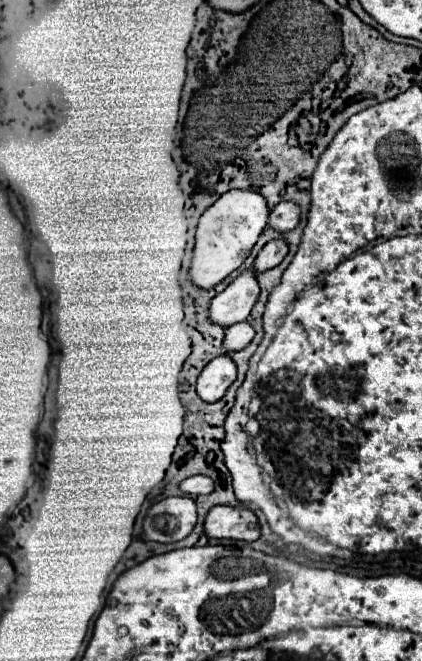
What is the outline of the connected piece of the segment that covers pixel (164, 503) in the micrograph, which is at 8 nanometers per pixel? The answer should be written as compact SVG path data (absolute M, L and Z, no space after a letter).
M172 496L152 504L144 516L144 534L154 542L178 542L196 524L196 502L188 496Z

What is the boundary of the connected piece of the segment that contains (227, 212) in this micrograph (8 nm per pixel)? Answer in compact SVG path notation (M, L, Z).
M230 190L222 194L202 216L196 230L196 246L190 266L190 282L202 290L220 284L250 254L258 236L268 224L266 200L252 190Z

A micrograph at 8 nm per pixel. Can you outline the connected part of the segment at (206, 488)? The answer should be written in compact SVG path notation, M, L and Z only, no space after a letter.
M190 476L180 484L180 490L188 496L210 494L214 490L214 482L208 476Z

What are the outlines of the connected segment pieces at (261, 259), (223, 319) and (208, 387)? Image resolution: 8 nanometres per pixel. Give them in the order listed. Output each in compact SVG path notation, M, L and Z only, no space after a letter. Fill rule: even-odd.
M272 240L272 242L268 242L260 250L260 254L256 256L252 270L254 272L266 272L266 270L278 266L282 262L282 258L286 256L286 252L288 252L288 244L284 240Z
M246 270L232 284L228 284L224 292L220 292L210 300L208 320L222 328L244 322L258 294L260 294L260 288L256 282L256 274L252 270Z
M218 356L204 366L202 374L198 376L196 392L204 402L218 402L234 380L236 380L236 366L232 358Z

